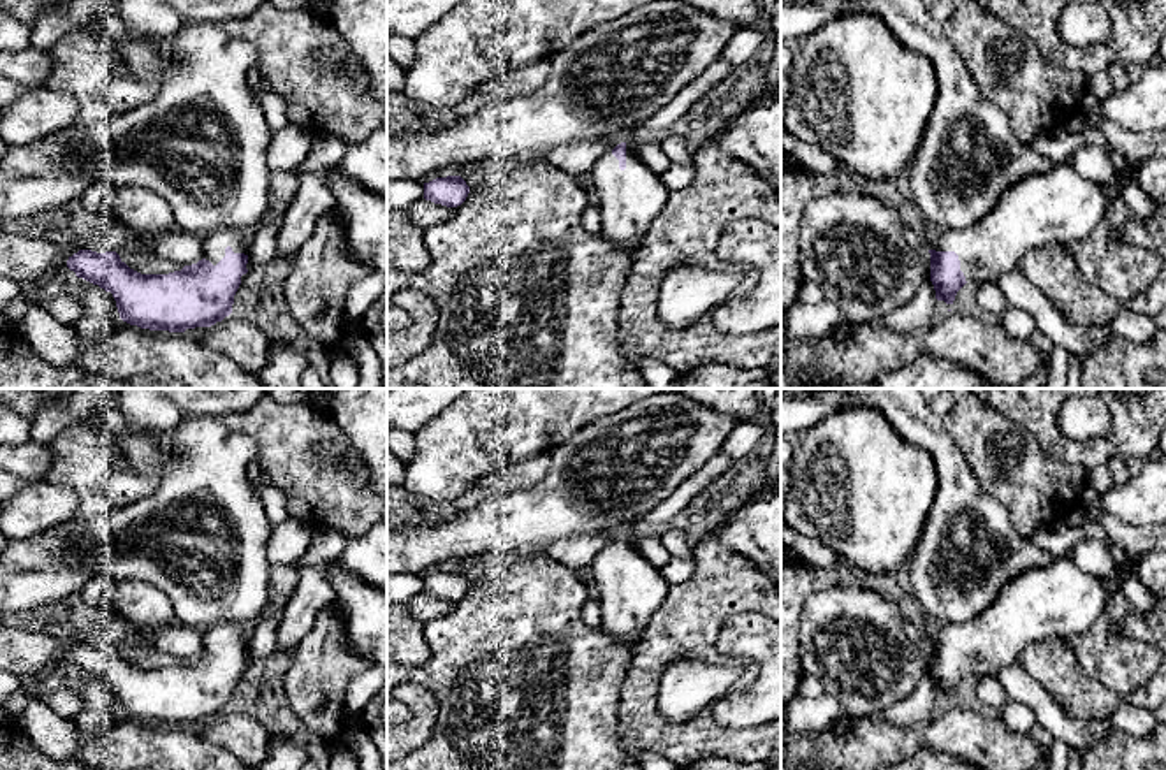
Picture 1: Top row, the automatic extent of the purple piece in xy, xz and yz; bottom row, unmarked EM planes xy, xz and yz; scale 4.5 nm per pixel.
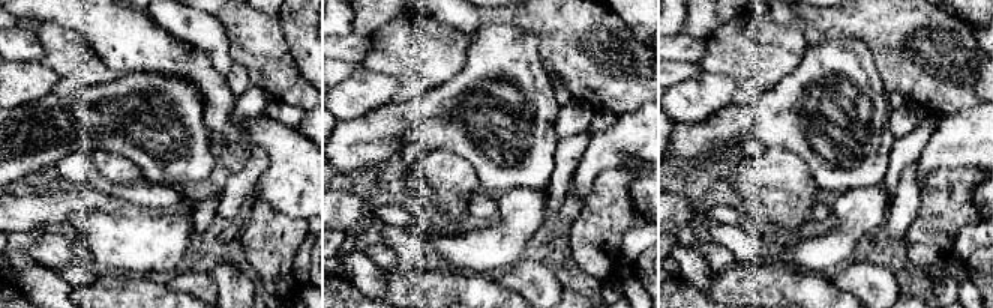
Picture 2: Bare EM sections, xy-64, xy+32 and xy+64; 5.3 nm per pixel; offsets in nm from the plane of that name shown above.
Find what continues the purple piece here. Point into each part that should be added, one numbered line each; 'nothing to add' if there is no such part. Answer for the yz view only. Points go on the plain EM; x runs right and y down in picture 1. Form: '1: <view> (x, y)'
1: yz (1059, 600)

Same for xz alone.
1: xz (630, 595)

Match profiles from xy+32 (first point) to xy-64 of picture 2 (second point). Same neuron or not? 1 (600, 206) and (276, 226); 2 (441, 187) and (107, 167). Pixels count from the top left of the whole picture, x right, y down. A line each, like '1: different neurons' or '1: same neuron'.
1: same neuron
2: same neuron

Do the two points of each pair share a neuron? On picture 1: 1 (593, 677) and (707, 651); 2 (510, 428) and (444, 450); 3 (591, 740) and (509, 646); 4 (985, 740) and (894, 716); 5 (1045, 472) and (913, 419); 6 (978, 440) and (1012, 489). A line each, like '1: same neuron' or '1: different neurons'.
1: different neurons
2: same neuron
3: same neuron
4: different neurons
5: different neurons
6: same neuron

